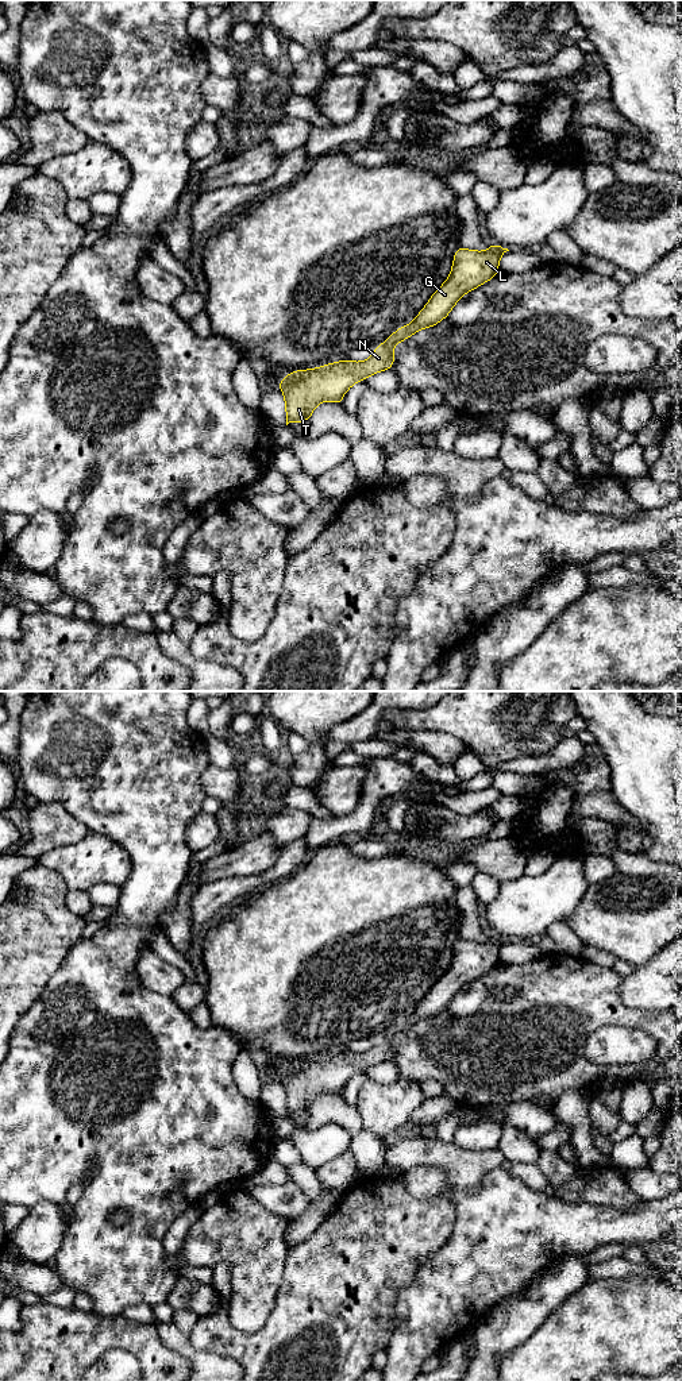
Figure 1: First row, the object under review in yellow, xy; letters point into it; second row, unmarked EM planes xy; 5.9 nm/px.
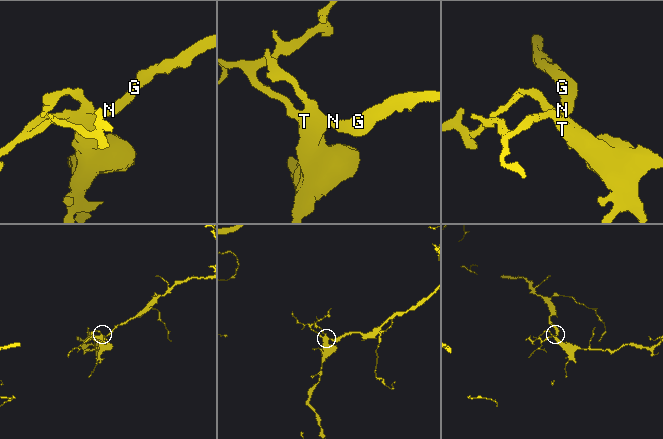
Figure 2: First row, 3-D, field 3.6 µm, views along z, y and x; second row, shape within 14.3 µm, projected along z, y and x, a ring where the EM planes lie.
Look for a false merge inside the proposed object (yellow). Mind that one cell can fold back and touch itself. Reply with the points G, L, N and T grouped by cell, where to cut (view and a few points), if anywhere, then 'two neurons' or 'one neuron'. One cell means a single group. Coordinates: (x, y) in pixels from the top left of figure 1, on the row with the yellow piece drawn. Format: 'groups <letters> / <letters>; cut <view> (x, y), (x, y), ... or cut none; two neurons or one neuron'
groups G L N T; cut none; one neuron

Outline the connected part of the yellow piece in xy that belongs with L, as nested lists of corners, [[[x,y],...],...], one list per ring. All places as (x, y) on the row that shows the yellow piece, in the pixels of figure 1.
[[[492,243],[488,251],[474,251],[459,247],[454,254],[454,263],[448,278],[432,294],[432,297],[429,298],[427,305],[420,310],[417,317],[409,325],[401,327],[393,335],[390,335],[386,342],[375,347],[374,354],[367,360],[351,362],[348,359],[344,359],[336,363],[325,364],[323,367],[311,370],[297,370],[294,373],[284,375],[286,379],[277,383],[277,386],[282,390],[285,398],[286,425],[290,421],[300,423],[309,420],[313,409],[324,401],[342,404],[344,393],[355,382],[362,382],[371,374],[390,369],[394,363],[394,346],[398,344],[401,340],[411,337],[419,329],[429,328],[440,323],[444,317],[447,317],[447,315],[451,312],[451,309],[461,297],[463,297],[467,292],[474,290],[479,285],[488,282],[500,271],[498,262],[502,254],[506,251],[509,250]]]

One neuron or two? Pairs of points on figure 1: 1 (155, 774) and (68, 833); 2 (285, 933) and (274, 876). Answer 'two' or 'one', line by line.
1: two
2: two

